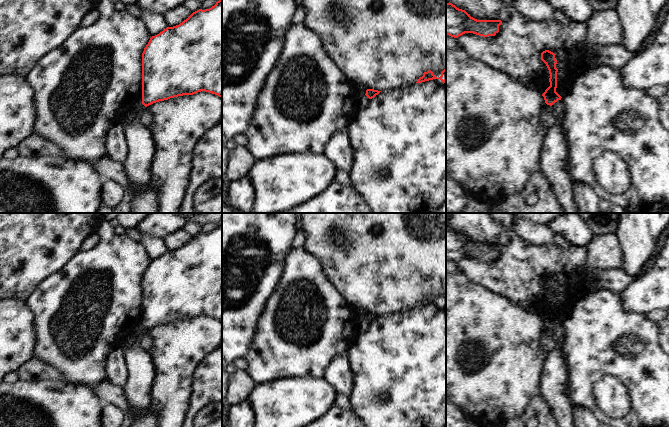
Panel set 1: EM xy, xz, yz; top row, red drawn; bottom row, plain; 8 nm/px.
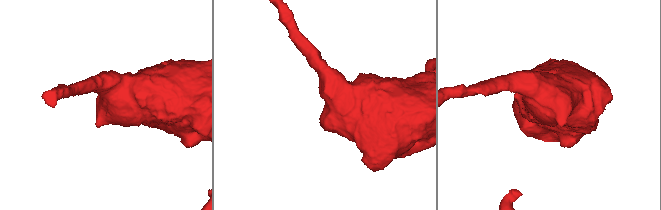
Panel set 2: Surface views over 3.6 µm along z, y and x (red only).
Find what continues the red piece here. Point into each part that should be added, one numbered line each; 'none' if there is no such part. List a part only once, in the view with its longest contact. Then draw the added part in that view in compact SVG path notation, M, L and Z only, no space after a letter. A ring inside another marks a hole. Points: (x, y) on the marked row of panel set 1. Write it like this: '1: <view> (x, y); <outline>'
none

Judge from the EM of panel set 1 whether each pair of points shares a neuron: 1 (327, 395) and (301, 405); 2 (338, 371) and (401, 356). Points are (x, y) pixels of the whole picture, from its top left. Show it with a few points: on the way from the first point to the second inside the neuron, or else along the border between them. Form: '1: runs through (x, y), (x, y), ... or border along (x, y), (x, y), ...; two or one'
1: runs through (321, 395), (307, 400); one
2: border along (345, 355), (351, 371), (351, 391); two

